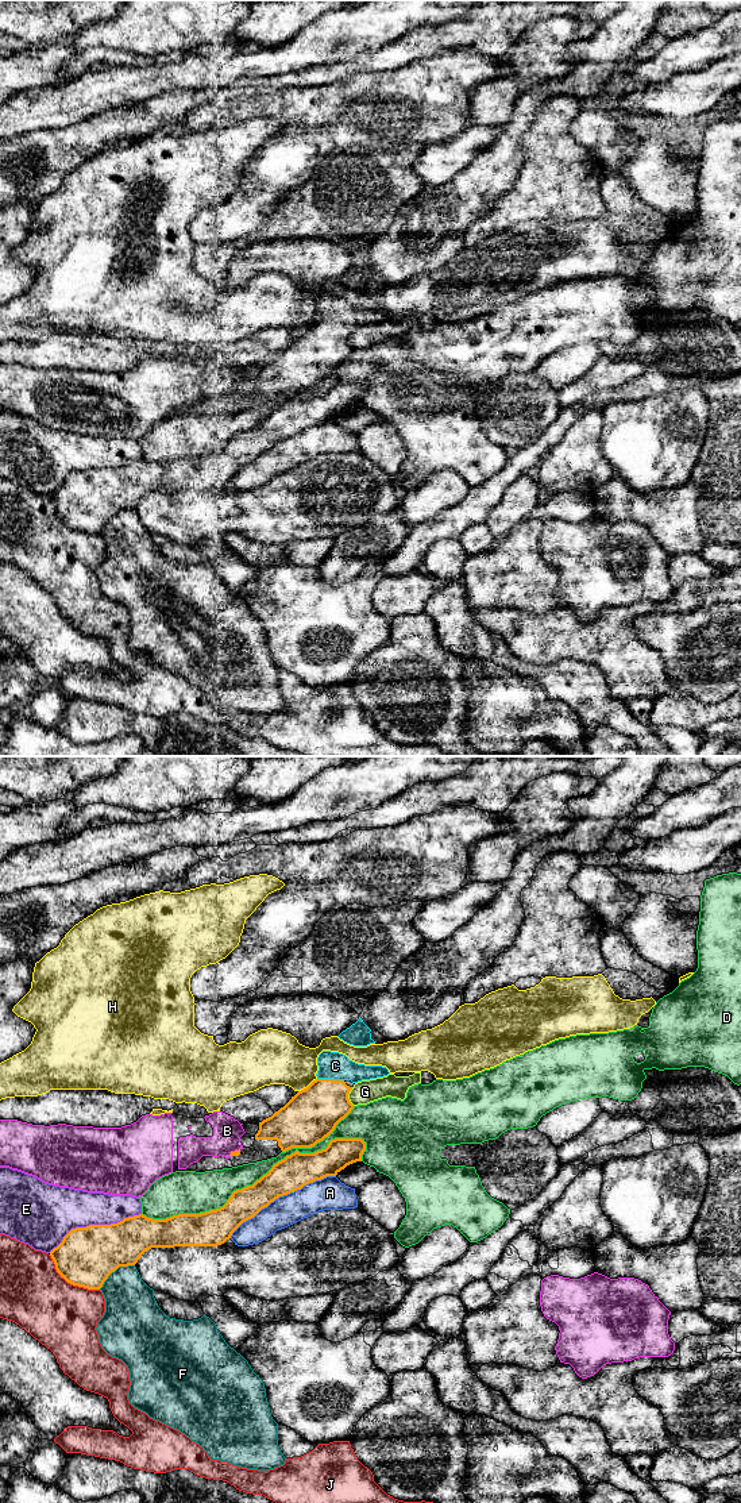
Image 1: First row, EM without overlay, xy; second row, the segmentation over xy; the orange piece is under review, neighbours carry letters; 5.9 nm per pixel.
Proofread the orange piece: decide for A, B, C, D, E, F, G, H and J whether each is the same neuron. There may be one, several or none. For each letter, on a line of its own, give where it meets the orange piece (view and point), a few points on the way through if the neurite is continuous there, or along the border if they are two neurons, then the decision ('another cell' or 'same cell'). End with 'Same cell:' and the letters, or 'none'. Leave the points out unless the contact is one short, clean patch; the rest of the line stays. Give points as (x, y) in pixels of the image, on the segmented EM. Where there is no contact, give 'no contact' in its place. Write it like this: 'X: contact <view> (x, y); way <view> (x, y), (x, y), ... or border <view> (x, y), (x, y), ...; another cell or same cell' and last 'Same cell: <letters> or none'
A: contact xy (281, 1195); another cell
B: contact xy (235, 1151); another cell
C: contact xy (331, 1079); way xy (312, 1114), (325, 1101), (331, 1079), (335, 1066); same cell
D: contact xy (247, 1186); another cell
E: contact xy (93, 1225); another cell
F: contact xy (115, 1270); another cell
G: contact xy (347, 1097); another cell
H: contact xy (308, 1086); border xy (316, 1078), (298, 1091); another cell
J: contact xy (70, 1283); another cell
Same cell: C

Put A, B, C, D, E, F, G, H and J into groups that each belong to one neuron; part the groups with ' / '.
A / B / C / D / E / F / G / H / J

